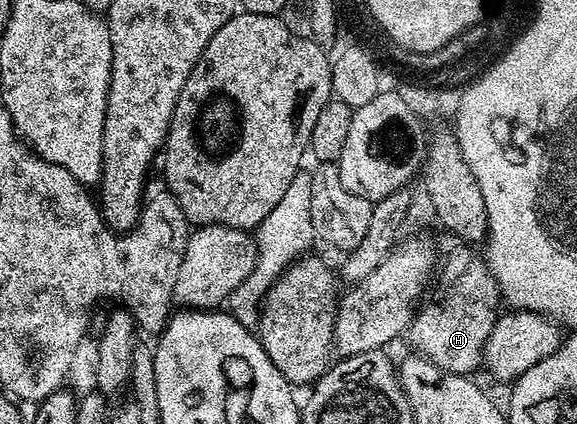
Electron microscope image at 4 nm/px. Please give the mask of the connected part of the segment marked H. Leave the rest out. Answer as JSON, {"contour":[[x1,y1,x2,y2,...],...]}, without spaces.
{"contour":[[443,234,443,237,441,237,439,240,439,244,437,240,437,248,438,251,442,253,441,267,438,269,437,272,437,280,439,276,439,304,424,303,422,307,420,307,418,311,416,311,415,317,411,320,411,324,407,327,405,336,406,339,411,339,411,344,413,347,415,347,412,349,414,349,414,351,418,353,418,355,425,357,425,359,427,359,429,362,433,362,441,370,445,370,446,372,452,372,453,374,457,374,458,376,471,376,472,374,475,374,475,371,477,371,478,368,481,368,481,365,483,364,483,348,487,345,487,339,489,338,489,334,493,330,493,326,495,325,495,323,497,322,497,318,501,314,501,307,499,308,499,304,501,305,501,293,499,291,499,284,493,278,493,274,488,270,486,259,479,258,479,260,475,260,471,264,472,245,468,243,468,241,461,239,460,236]]}

